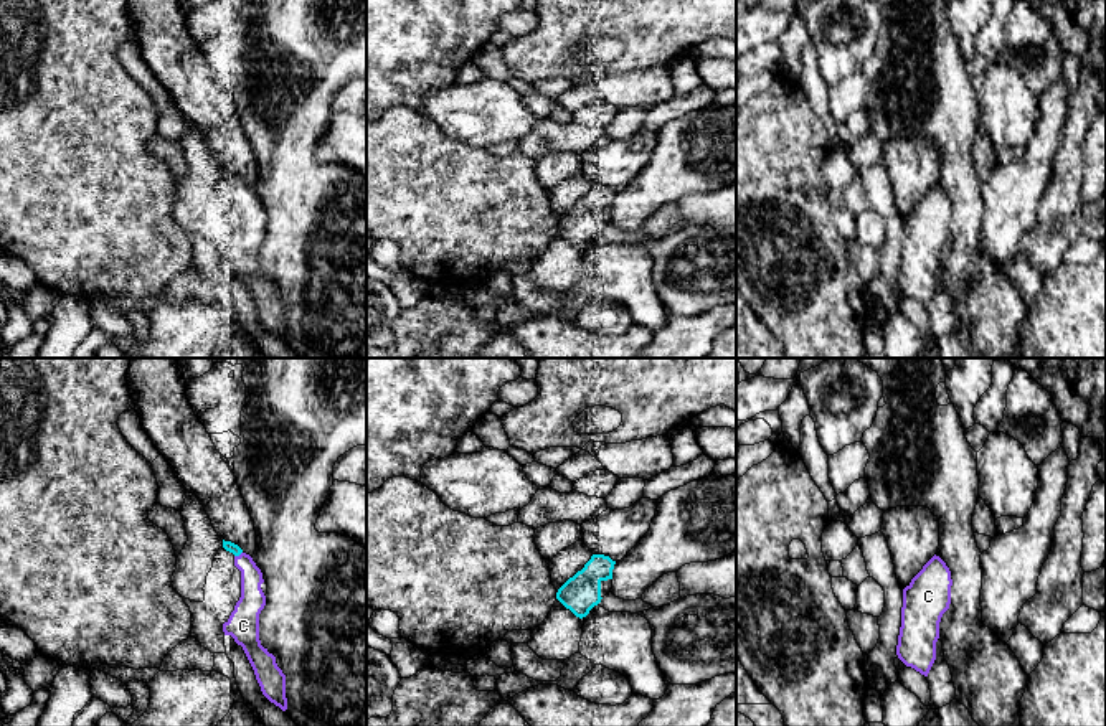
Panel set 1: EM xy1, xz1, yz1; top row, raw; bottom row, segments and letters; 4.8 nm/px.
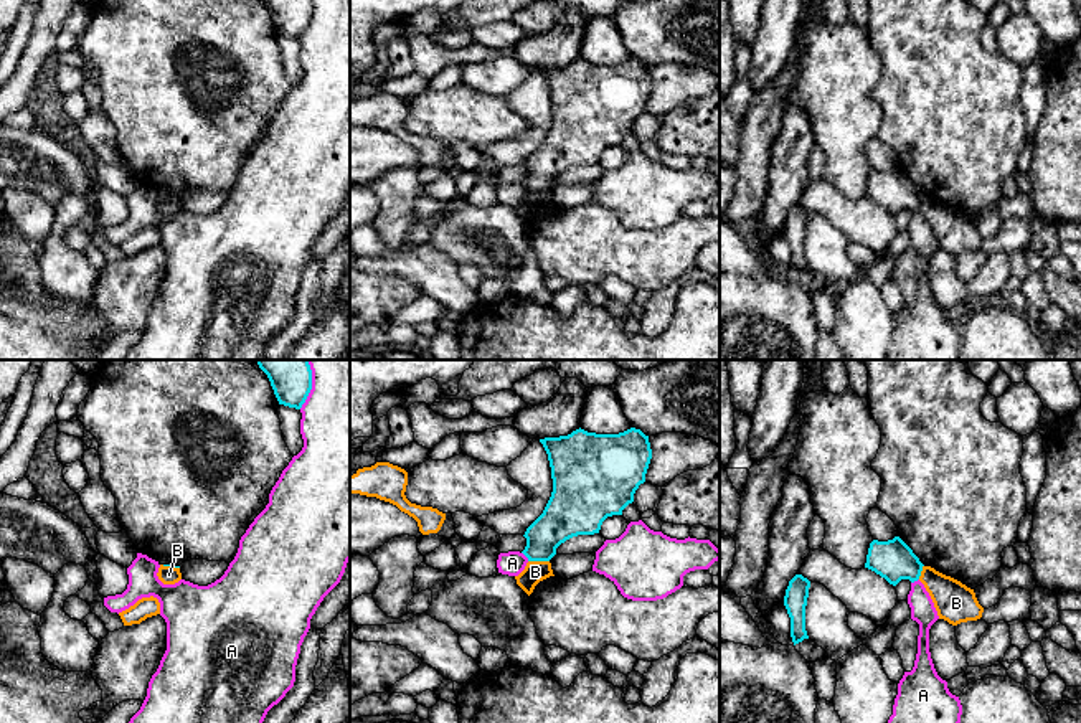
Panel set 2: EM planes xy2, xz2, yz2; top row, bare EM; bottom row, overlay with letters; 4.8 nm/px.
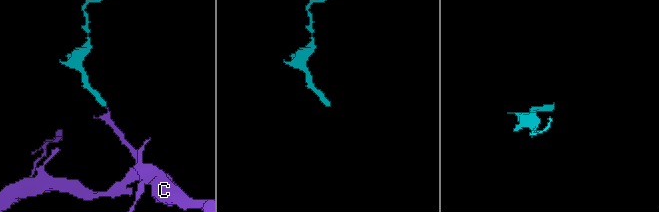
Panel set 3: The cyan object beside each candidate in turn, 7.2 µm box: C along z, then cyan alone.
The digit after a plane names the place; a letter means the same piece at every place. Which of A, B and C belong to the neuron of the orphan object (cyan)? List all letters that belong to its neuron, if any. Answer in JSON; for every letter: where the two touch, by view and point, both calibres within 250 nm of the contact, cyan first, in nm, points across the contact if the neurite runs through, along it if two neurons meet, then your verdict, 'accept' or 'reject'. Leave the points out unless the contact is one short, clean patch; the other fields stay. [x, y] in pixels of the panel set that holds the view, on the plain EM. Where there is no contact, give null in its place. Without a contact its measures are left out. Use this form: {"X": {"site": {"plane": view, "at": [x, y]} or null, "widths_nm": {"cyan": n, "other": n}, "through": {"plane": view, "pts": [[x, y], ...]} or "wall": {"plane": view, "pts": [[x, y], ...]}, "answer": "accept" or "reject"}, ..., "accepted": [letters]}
{"A": {"site": {"plane": "xy2", "at": [311, 18]}, "widths_nm": {"cyan": 180, "other": 460}, "answer": "reject"}, "B": {"site": {"plane": "xz2", "at": [538, 190]}, "widths_nm": {"cyan": 200, "other": 110}, "wall": {"plane": "xz2", "pts": [[528, 190], [548, 192]]}, "answer": "reject"}, "C": {"site": {"plane": "xy1", "at": [238, 185]}, "widths_nm": {"cyan": 50, "other": 120}, "answer": "accept"}, "accepted": ["C"]}

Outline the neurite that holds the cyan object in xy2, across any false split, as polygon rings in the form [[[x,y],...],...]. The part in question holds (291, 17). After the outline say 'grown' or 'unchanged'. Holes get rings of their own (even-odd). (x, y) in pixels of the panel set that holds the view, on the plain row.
[[[262,0],[279,35],[300,40],[312,20],[312,0]]] | unchanged

